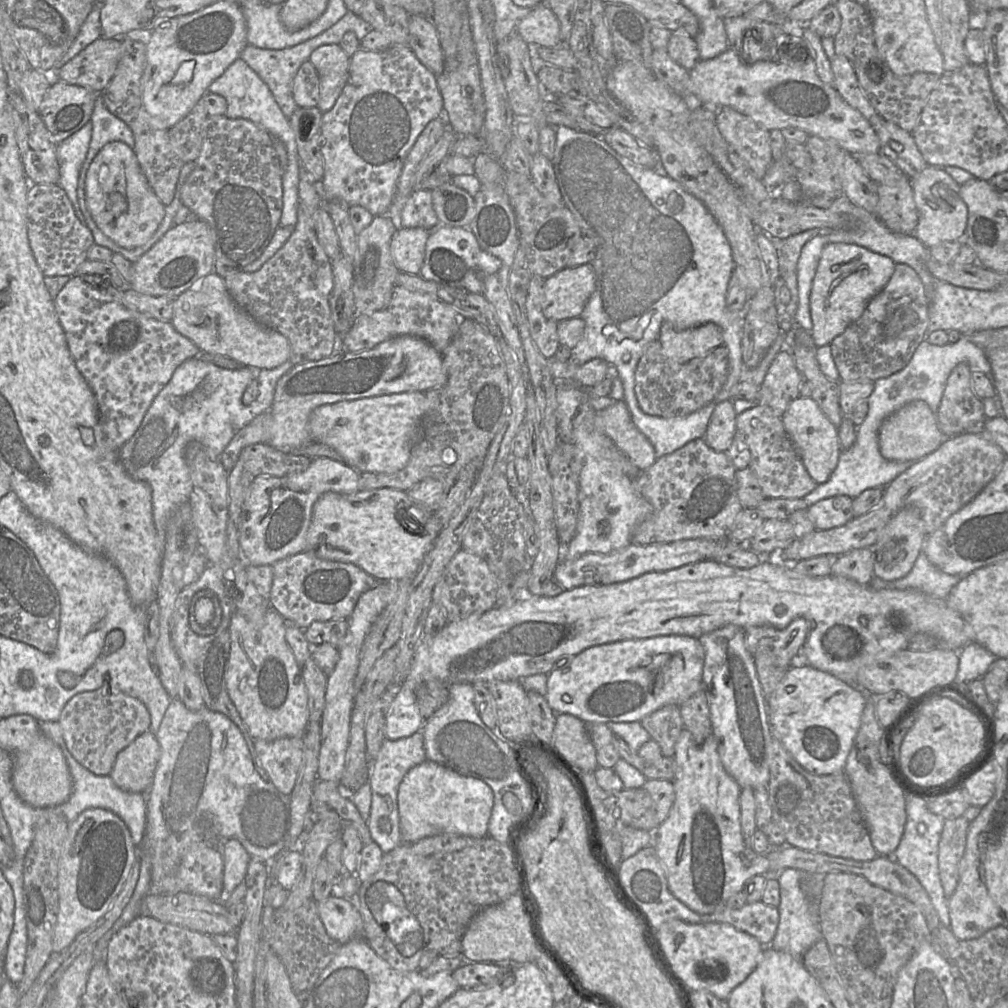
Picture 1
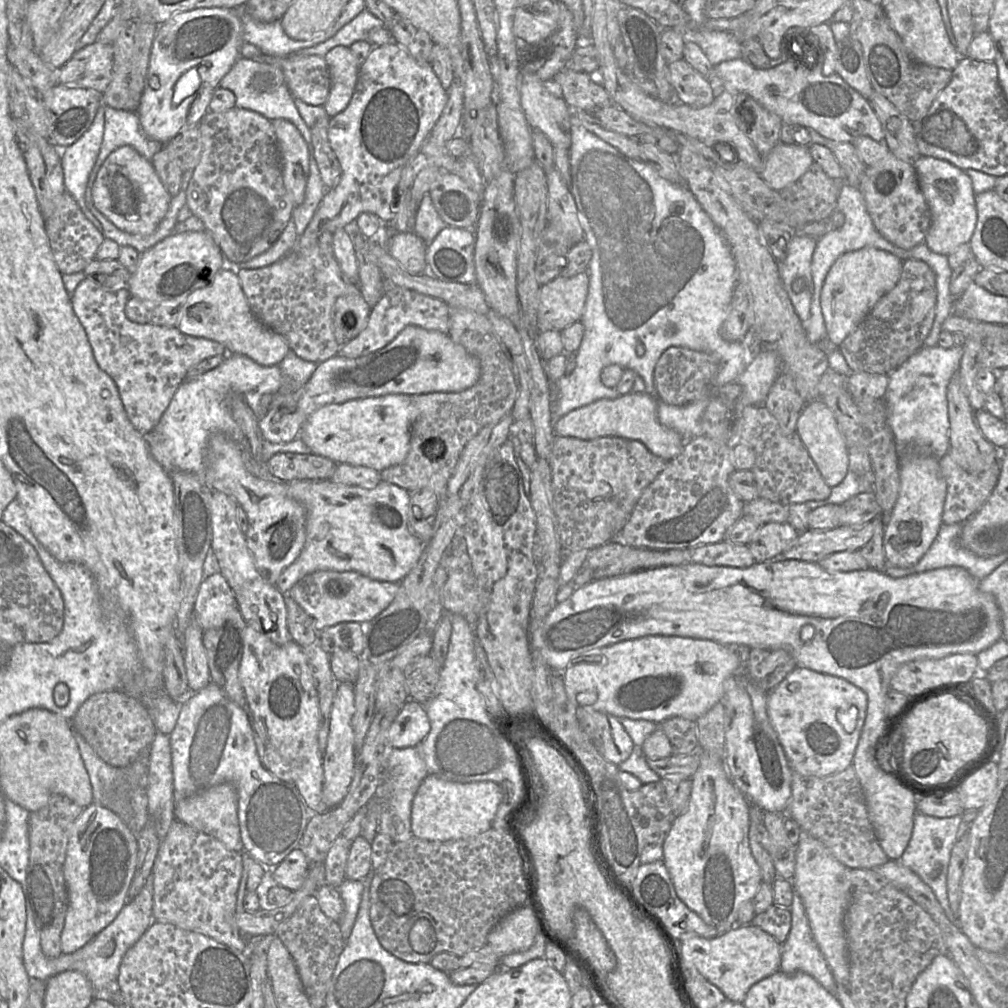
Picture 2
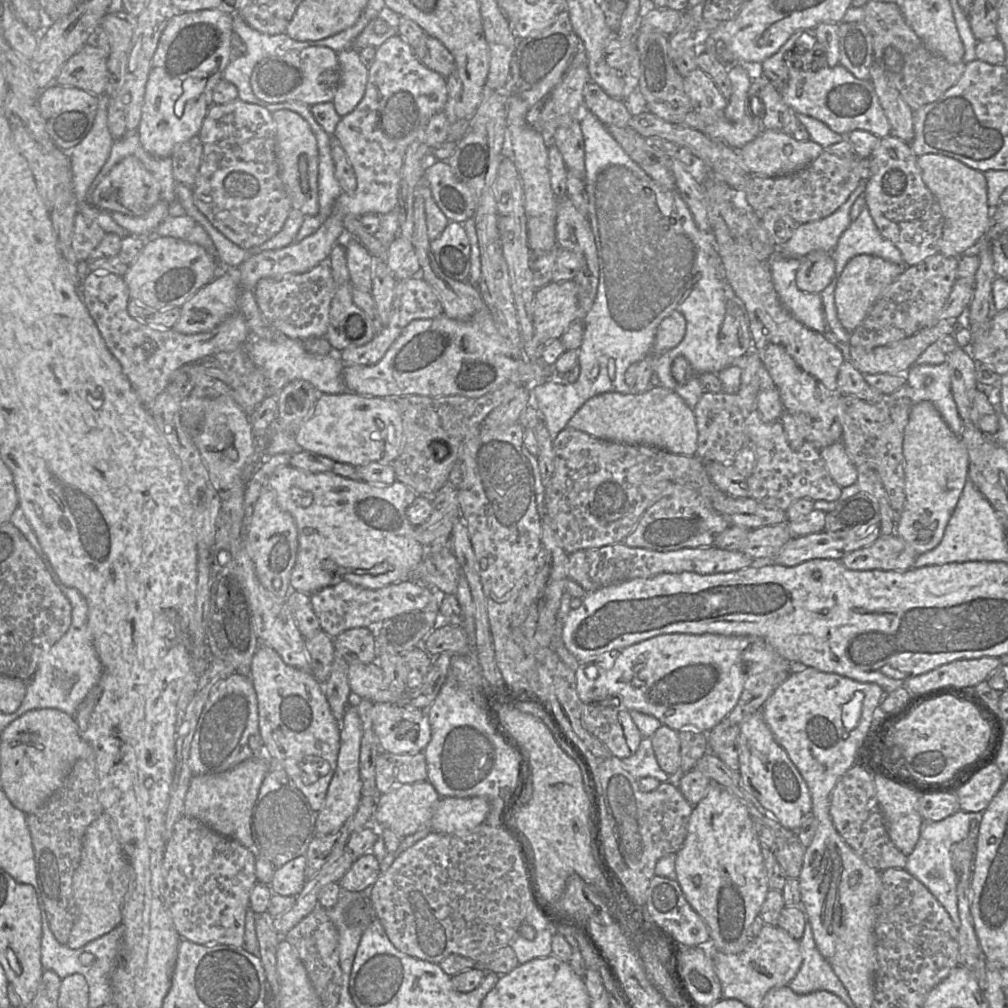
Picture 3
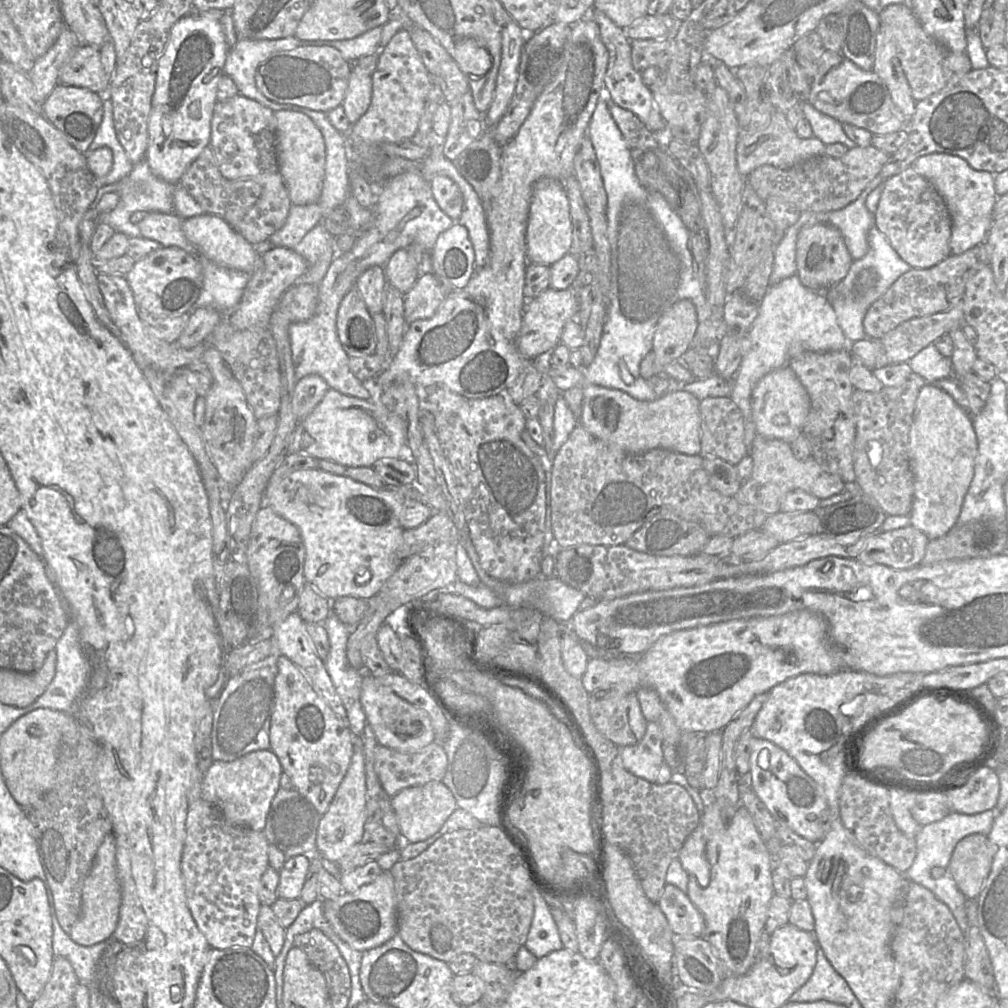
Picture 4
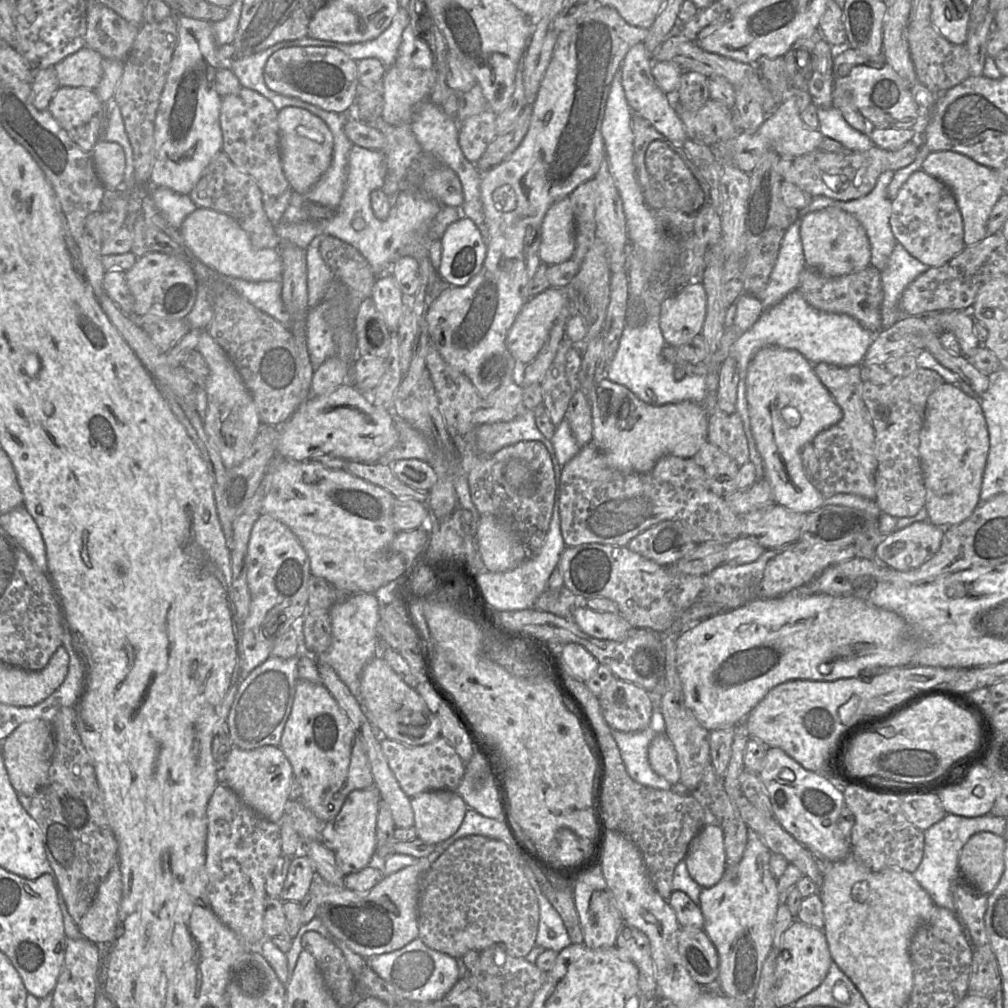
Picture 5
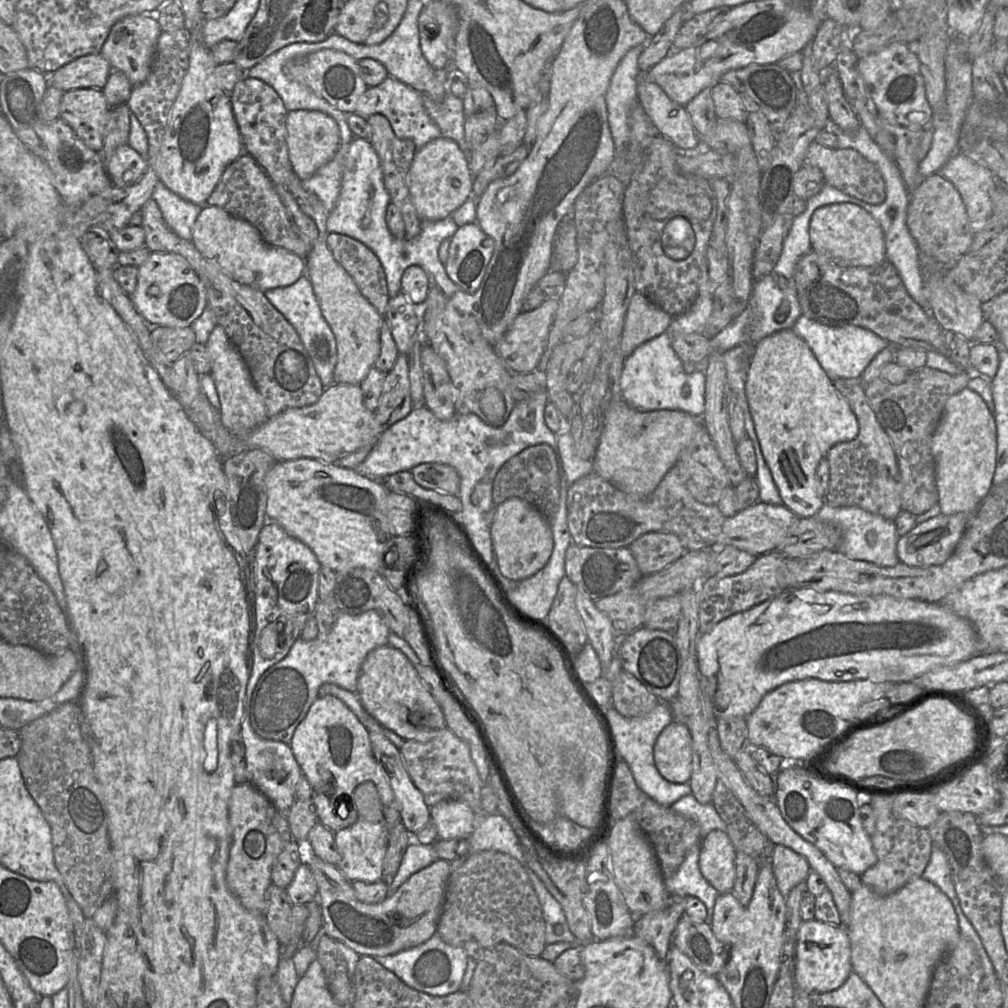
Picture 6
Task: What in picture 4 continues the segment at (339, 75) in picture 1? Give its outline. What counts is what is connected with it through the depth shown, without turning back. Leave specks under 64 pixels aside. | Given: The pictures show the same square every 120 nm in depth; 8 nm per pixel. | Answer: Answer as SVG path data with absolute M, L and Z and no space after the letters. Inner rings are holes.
M355 62L348 81L348 87L341 106L351 124L368 110L372 98L372 75L359 68Z

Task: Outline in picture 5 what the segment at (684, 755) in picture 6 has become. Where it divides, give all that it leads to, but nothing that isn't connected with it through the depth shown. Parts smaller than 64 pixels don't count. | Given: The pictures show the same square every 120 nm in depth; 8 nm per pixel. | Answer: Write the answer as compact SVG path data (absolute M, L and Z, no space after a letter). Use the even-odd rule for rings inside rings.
M664 732L652 739L648 749L648 759L653 771L666 781L672 785L680 781L677 754L673 743Z

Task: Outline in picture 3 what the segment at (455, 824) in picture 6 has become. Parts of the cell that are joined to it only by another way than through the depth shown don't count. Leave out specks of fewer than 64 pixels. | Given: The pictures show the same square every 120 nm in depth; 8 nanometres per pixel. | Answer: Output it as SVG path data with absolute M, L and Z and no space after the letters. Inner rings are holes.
M427 781L404 784L399 788L393 788L390 792L380 794L376 799L373 817L366 823L365 827L372 829L388 828L400 839L414 834L420 828L430 825L434 808L441 796Z

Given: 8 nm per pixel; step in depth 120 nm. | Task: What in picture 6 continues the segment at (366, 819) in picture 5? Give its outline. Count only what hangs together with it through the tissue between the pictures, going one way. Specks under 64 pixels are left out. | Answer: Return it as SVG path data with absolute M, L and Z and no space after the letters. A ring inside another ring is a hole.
M363 782L356 786L353 791L353 804L358 813L357 821L334 833L340 854L337 867L350 882L373 883L382 879L383 859L388 841L387 823L375 785L372 782Z

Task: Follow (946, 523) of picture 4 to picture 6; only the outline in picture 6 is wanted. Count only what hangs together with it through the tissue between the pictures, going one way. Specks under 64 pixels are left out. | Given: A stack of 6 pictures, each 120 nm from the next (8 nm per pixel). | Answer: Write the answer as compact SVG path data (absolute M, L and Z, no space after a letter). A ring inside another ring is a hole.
M965 388L947 400L932 438L931 450L941 514L974 513L993 486L997 450L995 417L979 394Z

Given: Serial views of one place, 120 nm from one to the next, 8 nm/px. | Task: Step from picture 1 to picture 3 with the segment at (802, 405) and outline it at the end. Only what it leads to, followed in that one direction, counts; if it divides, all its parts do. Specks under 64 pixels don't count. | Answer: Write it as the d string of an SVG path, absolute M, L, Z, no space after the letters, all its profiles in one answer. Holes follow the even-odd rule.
M841 441L819 450L833 481L841 488L857 483L857 470Z

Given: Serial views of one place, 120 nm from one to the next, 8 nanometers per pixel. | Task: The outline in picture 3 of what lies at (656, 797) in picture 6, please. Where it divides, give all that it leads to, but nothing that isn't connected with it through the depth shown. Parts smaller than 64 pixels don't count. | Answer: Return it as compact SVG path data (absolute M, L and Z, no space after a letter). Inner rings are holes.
M643 737L636 753L621 760L622 767L636 779L652 777L660 782L666 782L670 778L657 762L651 737Z

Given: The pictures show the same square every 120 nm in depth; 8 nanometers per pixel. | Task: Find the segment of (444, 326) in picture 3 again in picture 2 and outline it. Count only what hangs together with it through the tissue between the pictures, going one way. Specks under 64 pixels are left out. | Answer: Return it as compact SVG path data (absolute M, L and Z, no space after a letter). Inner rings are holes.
M418 326L405 327L382 349L358 358L346 358L340 354L318 363L316 370L299 391L298 408L307 417L319 406L347 400L377 397L387 394L416 395L431 392L460 392L474 386L480 377L480 362L465 348L456 344L448 335Z

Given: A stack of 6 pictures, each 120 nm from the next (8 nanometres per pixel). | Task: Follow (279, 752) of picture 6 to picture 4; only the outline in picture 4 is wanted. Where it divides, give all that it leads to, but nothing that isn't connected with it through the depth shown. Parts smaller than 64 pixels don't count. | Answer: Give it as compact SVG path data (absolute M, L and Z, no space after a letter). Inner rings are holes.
M257 750L236 760L214 761L201 780L201 798L213 804L234 826L263 831L271 802L280 787L283 768L272 750Z

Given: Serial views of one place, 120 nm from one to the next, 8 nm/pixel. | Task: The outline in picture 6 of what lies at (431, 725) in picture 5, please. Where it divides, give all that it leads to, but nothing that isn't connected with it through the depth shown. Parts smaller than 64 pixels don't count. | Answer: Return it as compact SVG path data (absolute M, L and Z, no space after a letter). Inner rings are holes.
M388 644L366 655L360 667L356 694L368 714L404 740L427 742L446 727L441 707L422 686L414 666L400 650Z

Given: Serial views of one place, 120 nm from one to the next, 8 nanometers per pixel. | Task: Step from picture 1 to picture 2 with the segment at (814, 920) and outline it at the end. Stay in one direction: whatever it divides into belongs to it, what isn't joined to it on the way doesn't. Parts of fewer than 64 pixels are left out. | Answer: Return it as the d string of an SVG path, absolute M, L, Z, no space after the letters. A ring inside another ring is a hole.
M795 889L789 910L791 929L786 941L781 945L780 970L786 974L807 973L835 995L837 983L813 937L805 907Z

